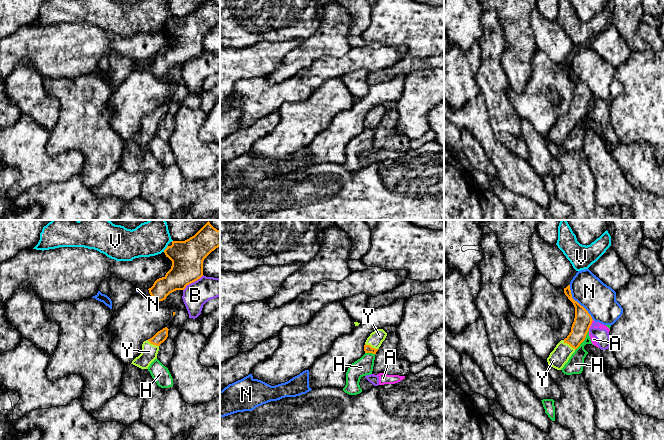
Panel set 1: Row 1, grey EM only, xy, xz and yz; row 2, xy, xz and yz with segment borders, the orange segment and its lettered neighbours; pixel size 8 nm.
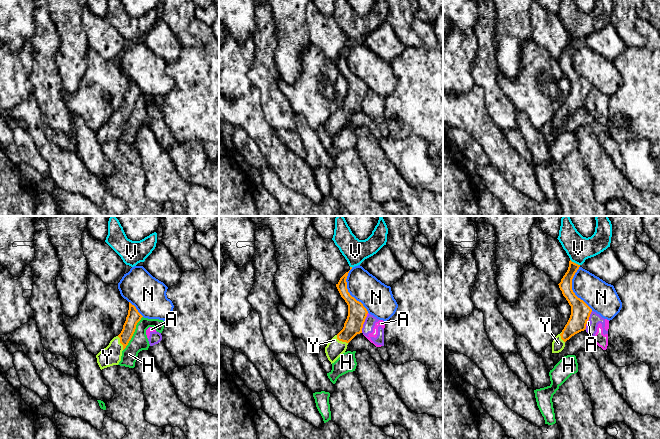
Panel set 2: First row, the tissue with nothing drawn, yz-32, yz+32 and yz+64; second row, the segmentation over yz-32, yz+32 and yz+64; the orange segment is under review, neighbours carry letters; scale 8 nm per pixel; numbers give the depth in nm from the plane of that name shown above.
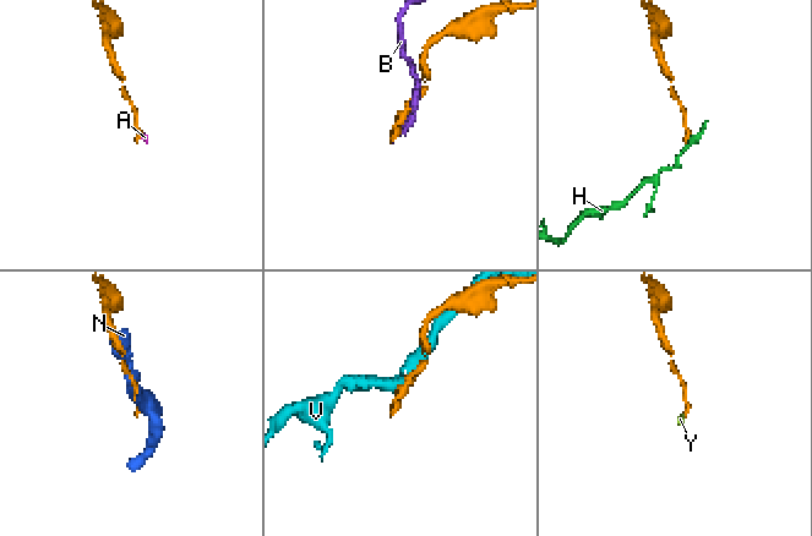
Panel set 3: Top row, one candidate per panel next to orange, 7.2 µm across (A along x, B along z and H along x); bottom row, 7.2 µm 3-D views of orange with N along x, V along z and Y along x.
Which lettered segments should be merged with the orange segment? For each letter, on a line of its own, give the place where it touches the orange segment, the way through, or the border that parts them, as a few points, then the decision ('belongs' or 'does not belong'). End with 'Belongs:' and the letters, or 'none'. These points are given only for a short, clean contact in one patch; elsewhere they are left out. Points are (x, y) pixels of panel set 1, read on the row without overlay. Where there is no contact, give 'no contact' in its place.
A: yz (591, 99) | along yz (593, 96), (589, 103) | does not belong
B: xy (192, 58) | does not belong
H: yz (584, 115) | along yz (588, 106), (585, 115), (575, 126) | does not belong
N: yz (576, 77) | does not belong
V: xy (166, 24) | along xy (167, 21), (163, 27) | does not belong
Y: yz (569, 120) | across yz (583, 96), (577, 112), (569, 120), (562, 128) | belongs
Belongs: Y

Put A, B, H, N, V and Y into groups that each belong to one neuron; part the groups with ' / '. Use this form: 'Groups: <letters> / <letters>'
Groups: A B / H / N / V / Y

